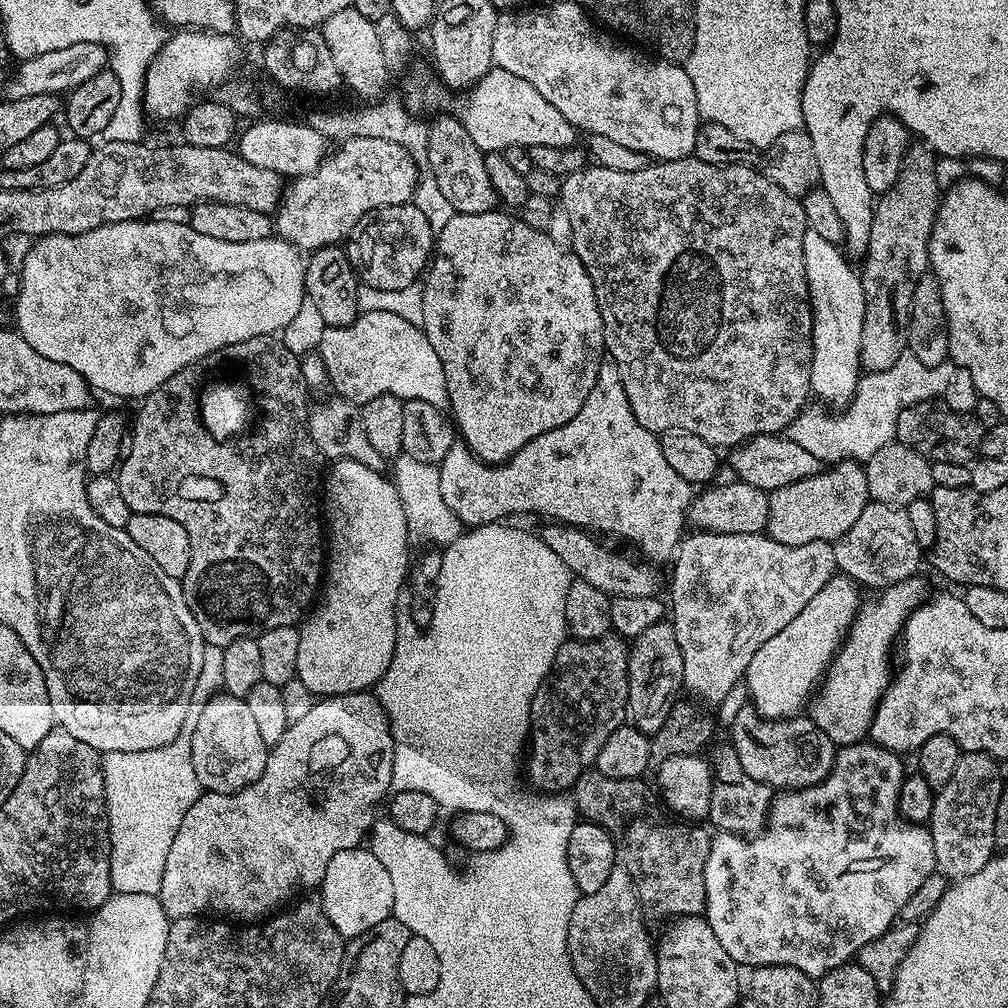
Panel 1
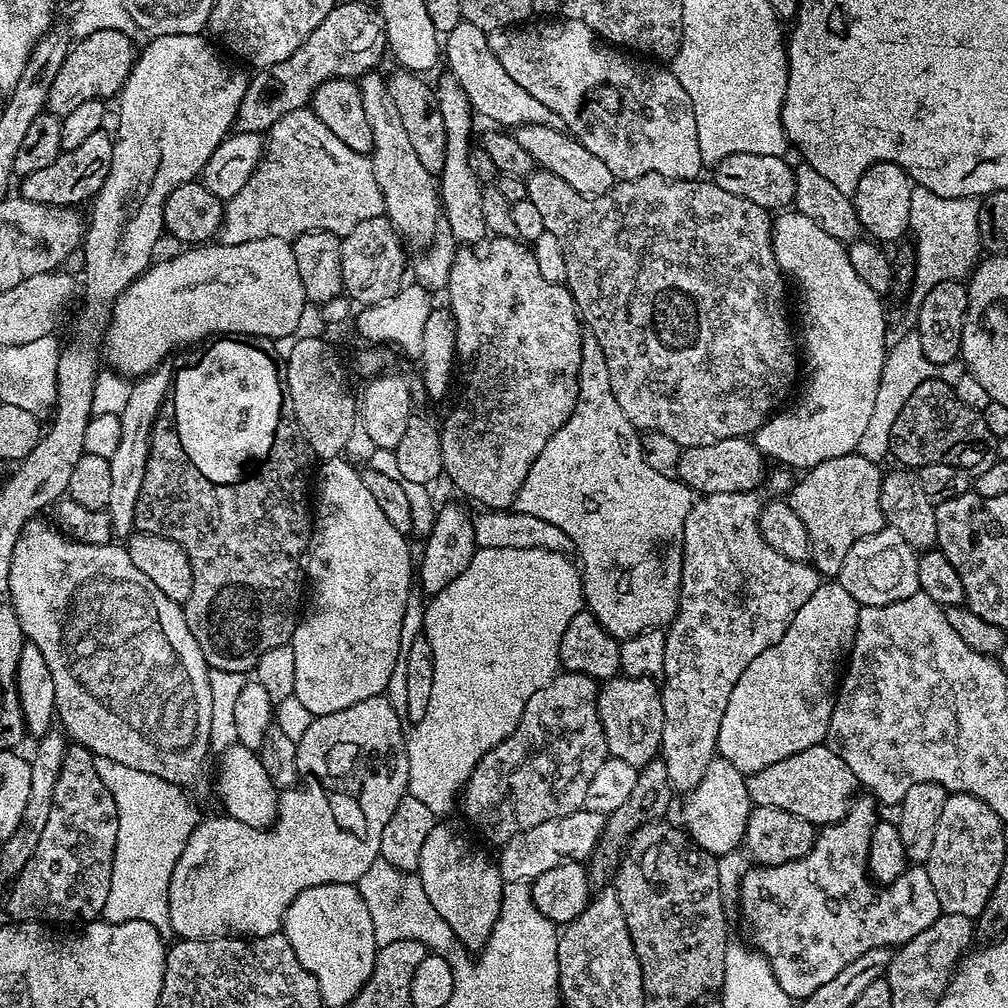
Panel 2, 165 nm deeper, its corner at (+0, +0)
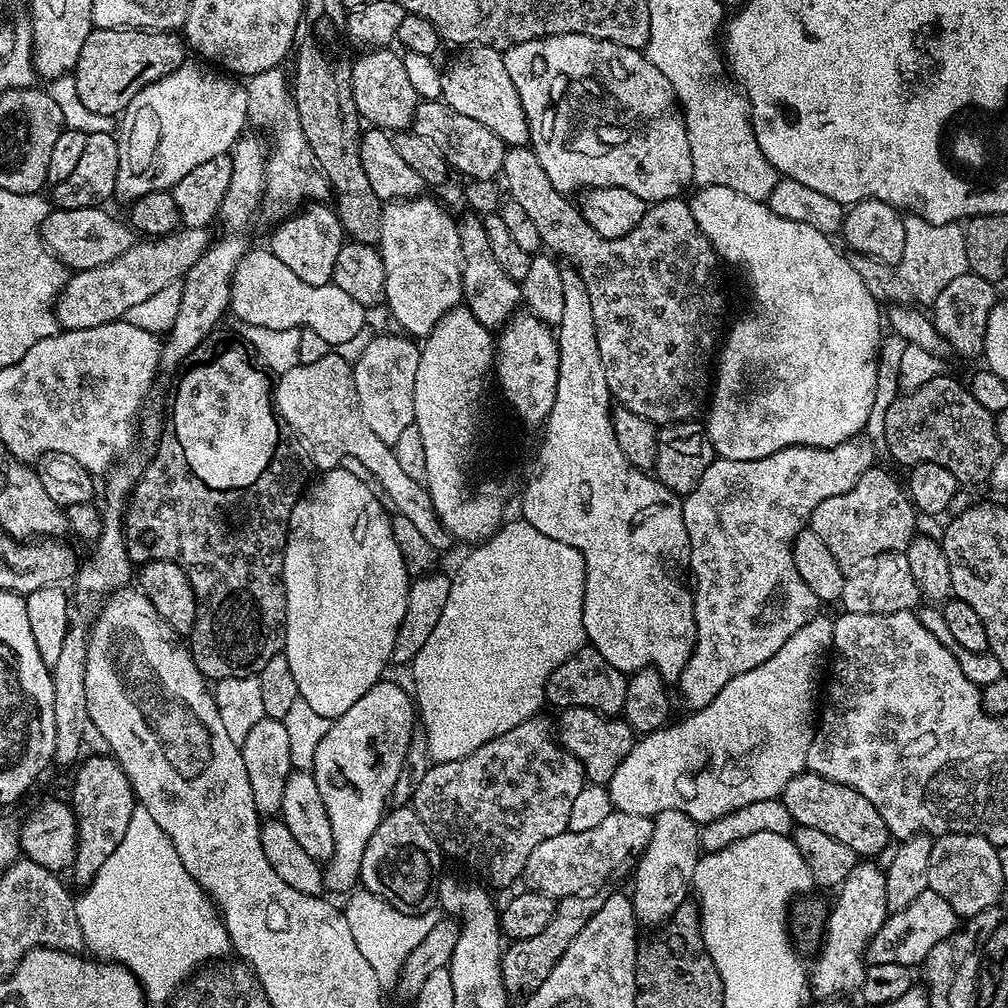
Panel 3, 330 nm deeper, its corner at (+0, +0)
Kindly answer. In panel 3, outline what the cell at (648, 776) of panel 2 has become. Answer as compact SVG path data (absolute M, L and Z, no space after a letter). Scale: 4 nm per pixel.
M600 894L561 896L556 900L554 918L550 918L550 922L545 928L538 934L534 934L534 938L511 941L503 949L500 958L502 982L509 997L527 997L535 992L538 986L542 986L542 982L548 977L550 970L554 970L554 966L562 958L562 954L566 954L566 950L570 950L570 942L574 942L574 938L578 938L582 926L586 926L586 922L590 922L590 918L594 918L594 914L598 914L603 901L604 896Z

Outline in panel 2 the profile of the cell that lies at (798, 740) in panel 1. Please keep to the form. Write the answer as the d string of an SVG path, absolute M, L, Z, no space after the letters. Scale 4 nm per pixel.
M827 743L815 744L782 762L774 762L747 777L748 793L756 806L786 810L814 826L838 822L848 813L858 788L856 776Z

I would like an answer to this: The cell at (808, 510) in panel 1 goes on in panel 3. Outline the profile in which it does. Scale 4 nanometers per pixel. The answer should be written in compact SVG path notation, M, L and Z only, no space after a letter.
M873 466L866 470L866 474L862 474L862 478L858 478L858 482L854 482L850 490L846 490L846 494L834 494L818 502L812 512L810 527L814 534L818 534L818 538L822 538L822 543L828 547L830 554L834 554L838 566L847 570L858 566L858 562L863 562L866 558L874 558L874 554L904 552L913 536L917 535L916 519L918 513L901 481L899 484L890 473L883 472L879 466Z

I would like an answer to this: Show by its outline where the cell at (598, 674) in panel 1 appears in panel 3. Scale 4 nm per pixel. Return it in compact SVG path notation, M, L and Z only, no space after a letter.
M537 714L514 726L514 730L506 730L506 734L478 746L469 756L433 763L426 770L426 778L422 778L418 790L414 790L410 806L418 818L422 818L422 826L430 830L447 859L449 856L473 868L481 876L479 879L493 889L508 888L523 877L526 858L530 858L534 846L568 831L574 798L578 798L585 783L584 767L578 758L561 748L554 739L553 721L548 721L544 714Z

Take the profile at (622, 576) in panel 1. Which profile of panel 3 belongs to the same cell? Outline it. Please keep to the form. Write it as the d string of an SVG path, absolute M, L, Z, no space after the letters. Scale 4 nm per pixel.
M329 354L309 364L297 363L292 369L280 374L276 381L275 411L300 445L311 467L320 468L319 470L338 468L345 463L347 456L357 460L369 472L367 475L375 481L378 488L380 483L379 491L386 500L388 495L387 503L392 503L399 515L410 518L410 522L414 522L414 526L425 536L426 542L430 542L430 546L444 550L450 543L450 537L434 510L427 487L402 471L398 458L392 453L392 445L382 442L382 438L378 438L378 434L374 434L374 430L366 426L366 418L362 418L350 360L344 356Z

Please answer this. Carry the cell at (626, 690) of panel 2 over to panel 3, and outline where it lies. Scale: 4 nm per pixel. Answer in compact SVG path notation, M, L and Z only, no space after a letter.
M576 706L574 708L563 709L559 713L560 721L557 719L554 724L554 732L558 737L558 743L572 756L578 758L578 762L584 767L585 777L593 784L607 785L608 779L614 774L614 770L618 770L618 766L626 758L626 754L630 754L634 743L634 733L632 728L625 722L623 718L609 718L600 712L590 710L586 706Z

